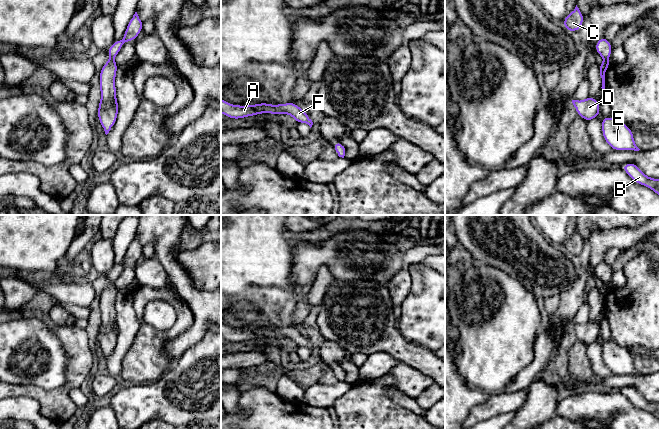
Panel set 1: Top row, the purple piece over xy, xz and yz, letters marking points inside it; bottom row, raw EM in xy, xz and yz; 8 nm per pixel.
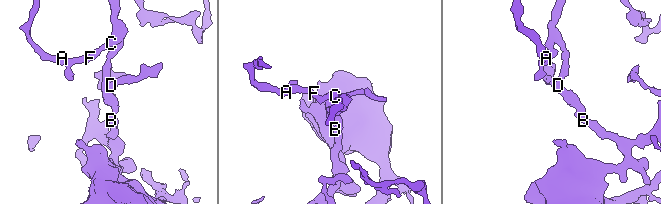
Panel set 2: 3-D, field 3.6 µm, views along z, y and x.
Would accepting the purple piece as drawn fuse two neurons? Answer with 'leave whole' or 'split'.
leave whole

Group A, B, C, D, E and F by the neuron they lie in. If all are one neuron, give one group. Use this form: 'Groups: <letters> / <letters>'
Groups: A B C D E F

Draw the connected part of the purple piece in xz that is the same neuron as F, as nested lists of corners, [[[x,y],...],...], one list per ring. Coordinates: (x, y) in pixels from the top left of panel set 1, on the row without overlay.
[[[221,323],[221,337],[226,339],[227,342],[232,343],[240,343],[262,337],[290,338],[298,347],[306,347],[310,350],[310,352],[313,349],[313,346],[307,339],[306,335],[299,332],[295,326],[277,329],[258,327],[256,329],[240,330],[232,329]]]

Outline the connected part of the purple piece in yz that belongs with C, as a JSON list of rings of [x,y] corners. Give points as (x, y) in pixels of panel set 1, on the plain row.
[[[576,229],[574,235],[568,237],[562,248],[569,256],[579,255],[582,252],[583,244],[584,239],[581,237],[581,235]]]

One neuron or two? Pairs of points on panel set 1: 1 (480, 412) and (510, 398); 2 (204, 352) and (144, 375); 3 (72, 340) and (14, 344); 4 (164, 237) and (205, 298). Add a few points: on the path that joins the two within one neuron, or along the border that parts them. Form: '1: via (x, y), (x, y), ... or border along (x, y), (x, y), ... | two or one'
1: via (487, 410), (503, 402) | one
2: border along (168, 367), (156, 380), (150, 382) | two
3: border along (52, 330), (65, 352), (65, 364) | two
4: via (166, 254), (171, 267), (188, 288) | one

